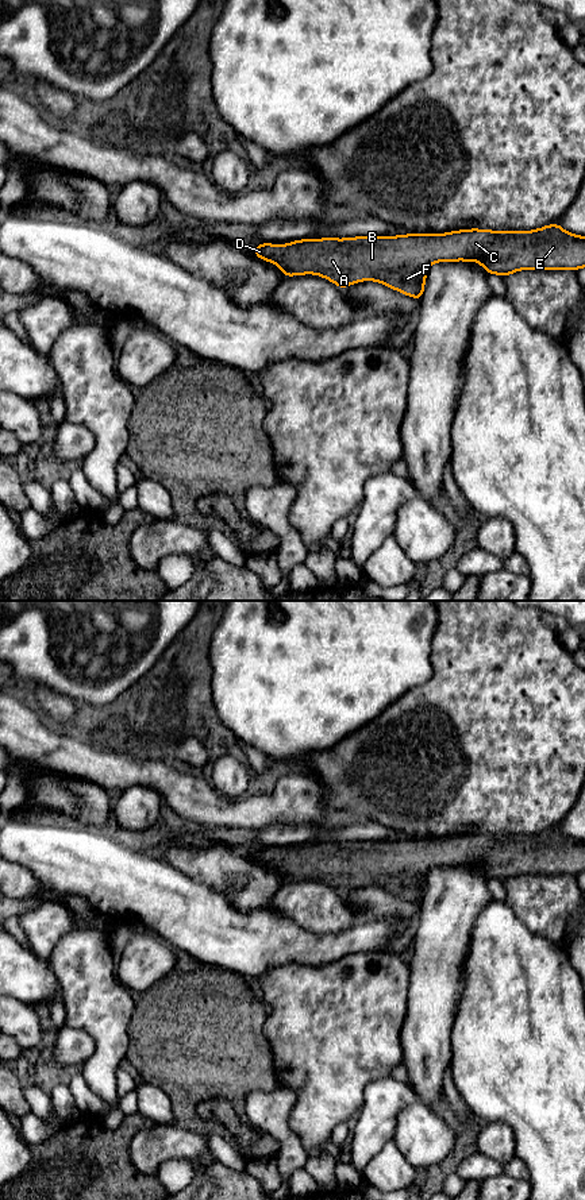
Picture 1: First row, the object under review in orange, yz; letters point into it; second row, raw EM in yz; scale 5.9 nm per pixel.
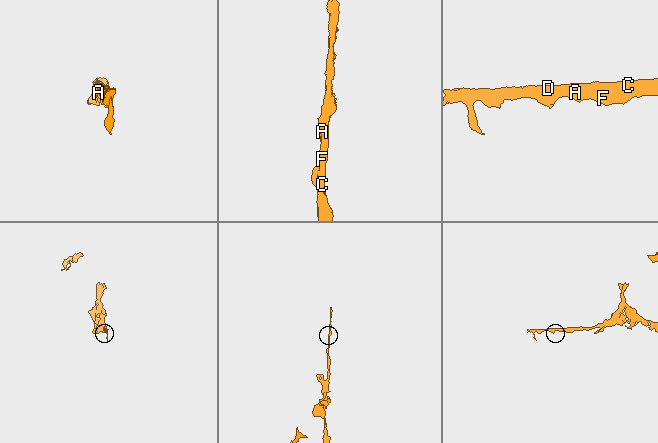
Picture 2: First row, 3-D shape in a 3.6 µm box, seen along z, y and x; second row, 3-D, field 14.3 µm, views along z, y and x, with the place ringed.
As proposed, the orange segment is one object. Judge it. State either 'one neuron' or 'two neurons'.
one neuron

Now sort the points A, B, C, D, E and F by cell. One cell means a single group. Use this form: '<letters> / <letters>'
A B C D E F

